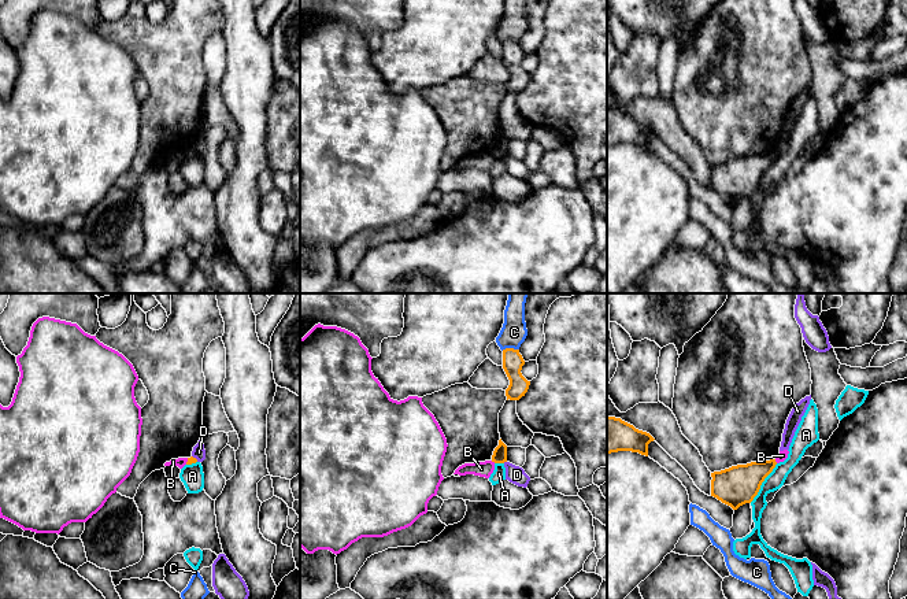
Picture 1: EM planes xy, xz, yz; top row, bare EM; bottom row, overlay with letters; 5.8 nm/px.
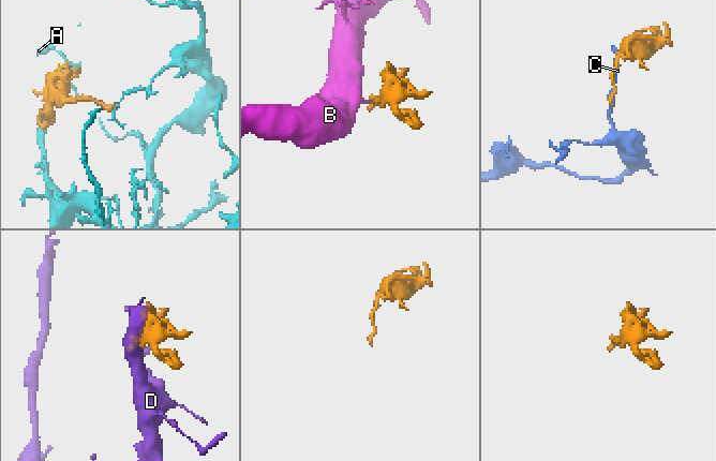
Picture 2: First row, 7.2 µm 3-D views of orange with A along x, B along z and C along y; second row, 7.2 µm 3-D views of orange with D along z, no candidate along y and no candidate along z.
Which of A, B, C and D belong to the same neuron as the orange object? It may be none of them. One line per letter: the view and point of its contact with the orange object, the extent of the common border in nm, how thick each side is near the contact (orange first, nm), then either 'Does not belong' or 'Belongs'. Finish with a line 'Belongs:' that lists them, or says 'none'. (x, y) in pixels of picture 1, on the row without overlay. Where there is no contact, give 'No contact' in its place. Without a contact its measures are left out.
A: Touches orange at yz (762, 174). Shared border 280 nm. Thickness 220 nm (orange) against 100 nm. Does not belong
B: Touches orange at xz (493, 154). Shared border 30 nm. Thickness 80 nm (orange) against 100 nm. Does not belong
C: Touches orange at xz (510, 41). Shared border 100 nm. Thickness 120 nm (orange) against 150 nm. Does not belong
D: Touches orange at xz (504, 154). Shared border 30 nm. Thickness 80 nm (orange) against 110 nm. Does not belong
Belongs: none

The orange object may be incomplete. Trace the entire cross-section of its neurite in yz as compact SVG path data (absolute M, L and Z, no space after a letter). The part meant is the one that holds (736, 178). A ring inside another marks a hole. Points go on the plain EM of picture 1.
M770 152L714 164L711 166L711 189L737 203L740 199L754 193L762 175L775 158L775 152Z

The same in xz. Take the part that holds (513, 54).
M503 42L503 62L510 73L510 78L506 82L507 93L519 93L529 82L530 74L521 66L523 58L525 53L519 42Z

